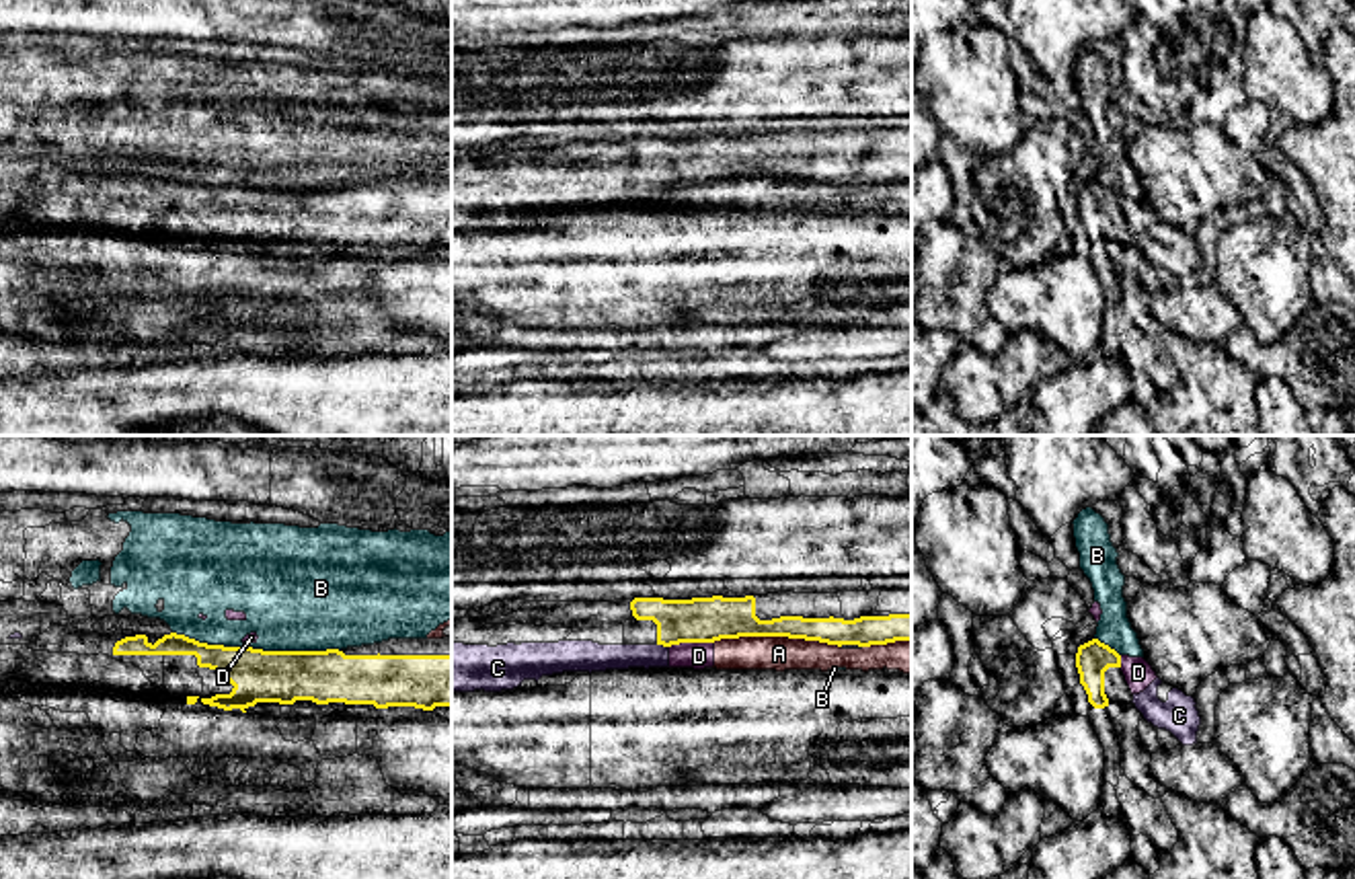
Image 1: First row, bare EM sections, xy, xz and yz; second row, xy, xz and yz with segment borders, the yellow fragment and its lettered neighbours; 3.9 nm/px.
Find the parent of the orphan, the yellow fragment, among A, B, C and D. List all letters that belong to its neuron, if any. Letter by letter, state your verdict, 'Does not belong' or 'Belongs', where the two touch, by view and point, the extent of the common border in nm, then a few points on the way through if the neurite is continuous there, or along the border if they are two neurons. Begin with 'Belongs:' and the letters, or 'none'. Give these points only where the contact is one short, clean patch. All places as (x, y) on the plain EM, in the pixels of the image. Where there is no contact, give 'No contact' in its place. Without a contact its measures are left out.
Belongs: C
A: Does not belong. Touches yellow at xz (777, 175). Shared border 500 nm
B: Does not belong. Touches yellow at xy (257, 189). Shared border 650 nm
C: Belongs. Touches yellow at xz (662, 183). Shared border 40 nm. Path across: xz (701, 159), (684, 161), (662, 183), (649, 196), (600, 198)
D: Does not belong. Touches yellow at xz (690, 181). Shared border 190 nm. Boundary: xz (713, 181), (680, 181), (668, 187)

